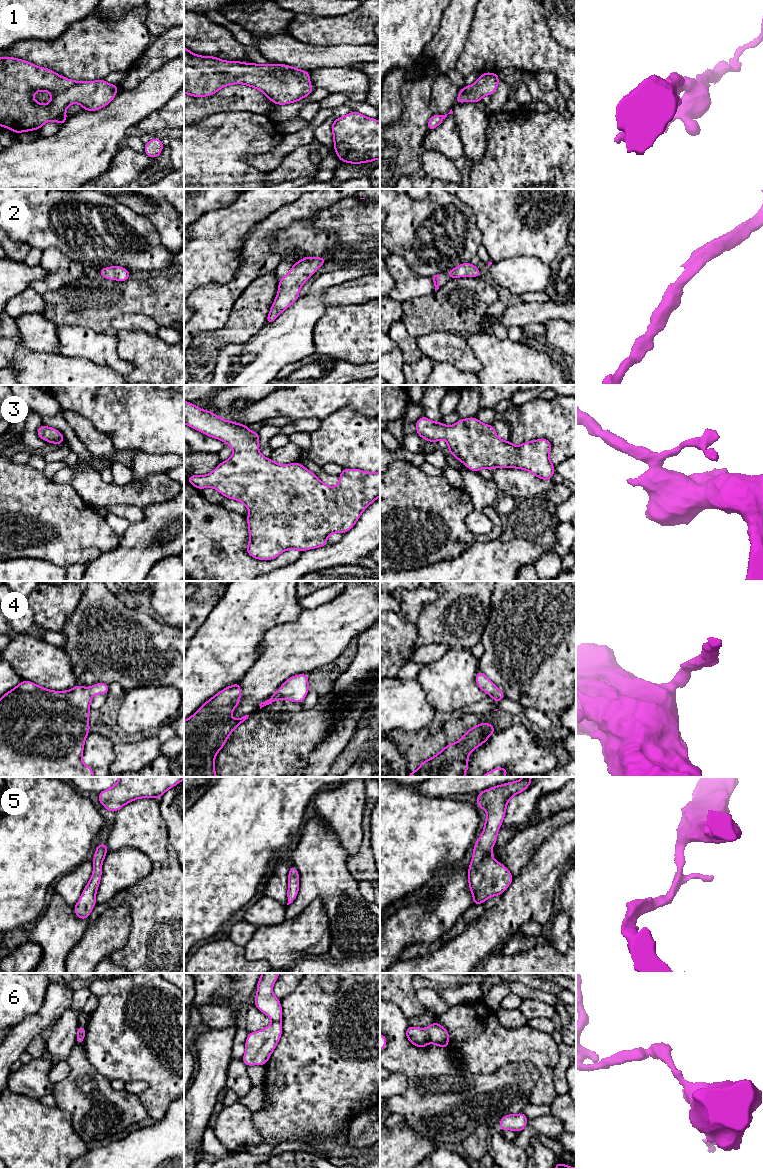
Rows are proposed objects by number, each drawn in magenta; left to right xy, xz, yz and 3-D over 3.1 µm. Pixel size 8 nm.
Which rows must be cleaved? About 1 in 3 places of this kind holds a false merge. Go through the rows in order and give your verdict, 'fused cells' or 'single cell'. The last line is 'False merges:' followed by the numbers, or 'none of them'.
1: single cell
2: single cell
3: single cell
4: single cell
5: single cell
6: single cell
False merges: none of them

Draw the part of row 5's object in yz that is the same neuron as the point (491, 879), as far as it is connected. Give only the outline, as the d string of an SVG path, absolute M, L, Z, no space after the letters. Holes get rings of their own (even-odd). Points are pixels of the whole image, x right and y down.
M523 777L477 794L477 805L486 810L487 816L483 832L475 842L468 868L470 892L474 896L472 905L483 904L489 897L501 895L513 881L510 871L494 860L492 848L496 843L509 800L525 791L531 781L532 777Z

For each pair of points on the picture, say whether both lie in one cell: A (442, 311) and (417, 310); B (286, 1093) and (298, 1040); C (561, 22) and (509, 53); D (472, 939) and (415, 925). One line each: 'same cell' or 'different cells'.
A: same cell
B: same cell
C: different cells
D: different cells

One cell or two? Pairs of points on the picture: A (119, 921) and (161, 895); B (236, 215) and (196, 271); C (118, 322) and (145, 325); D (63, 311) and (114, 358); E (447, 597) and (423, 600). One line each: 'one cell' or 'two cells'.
A: two cells
B: one cell
C: one cell
D: two cells
E: two cells

